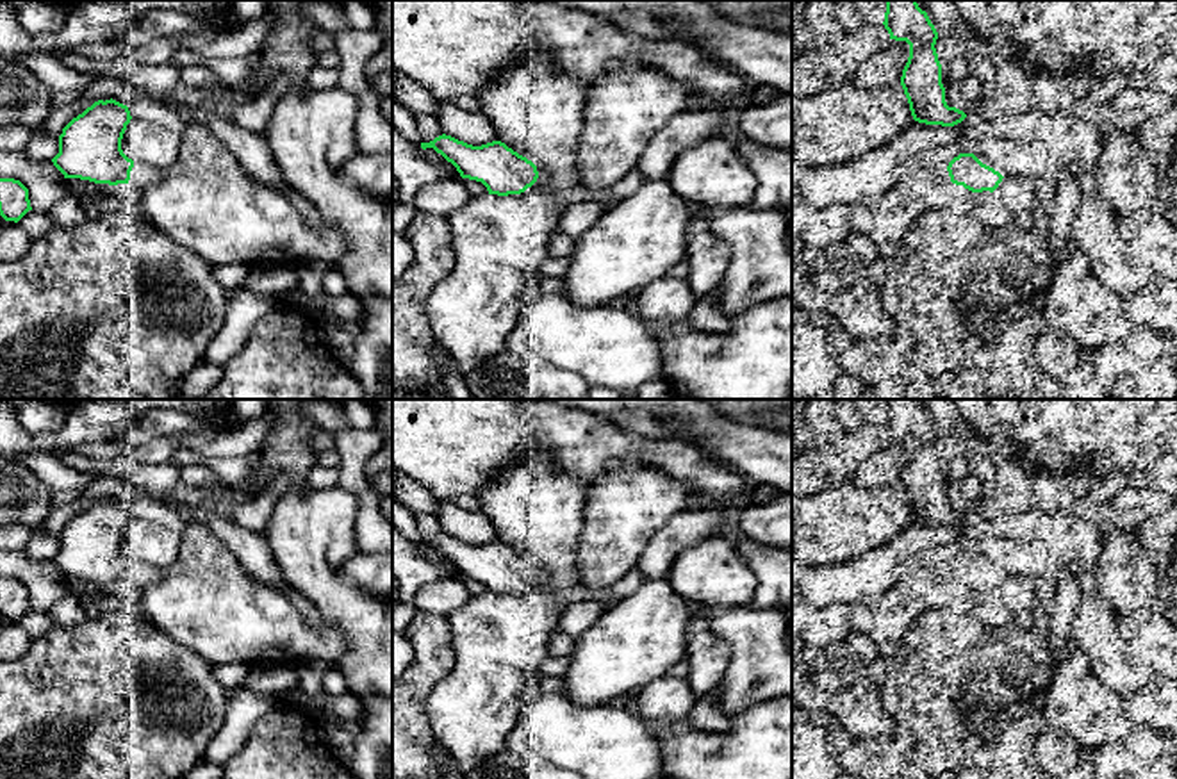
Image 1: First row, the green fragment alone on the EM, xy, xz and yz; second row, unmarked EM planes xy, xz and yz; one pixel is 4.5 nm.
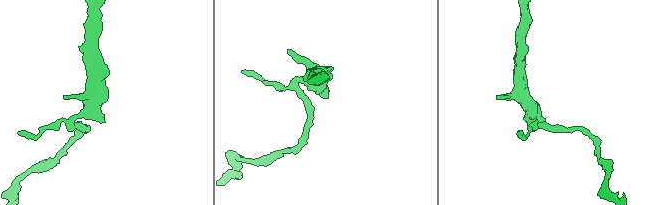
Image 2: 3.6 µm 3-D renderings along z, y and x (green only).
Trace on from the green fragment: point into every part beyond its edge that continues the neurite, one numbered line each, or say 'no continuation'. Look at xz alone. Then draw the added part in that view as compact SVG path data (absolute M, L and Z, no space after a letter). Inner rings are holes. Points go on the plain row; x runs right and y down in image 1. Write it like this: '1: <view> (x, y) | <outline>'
no continuation

